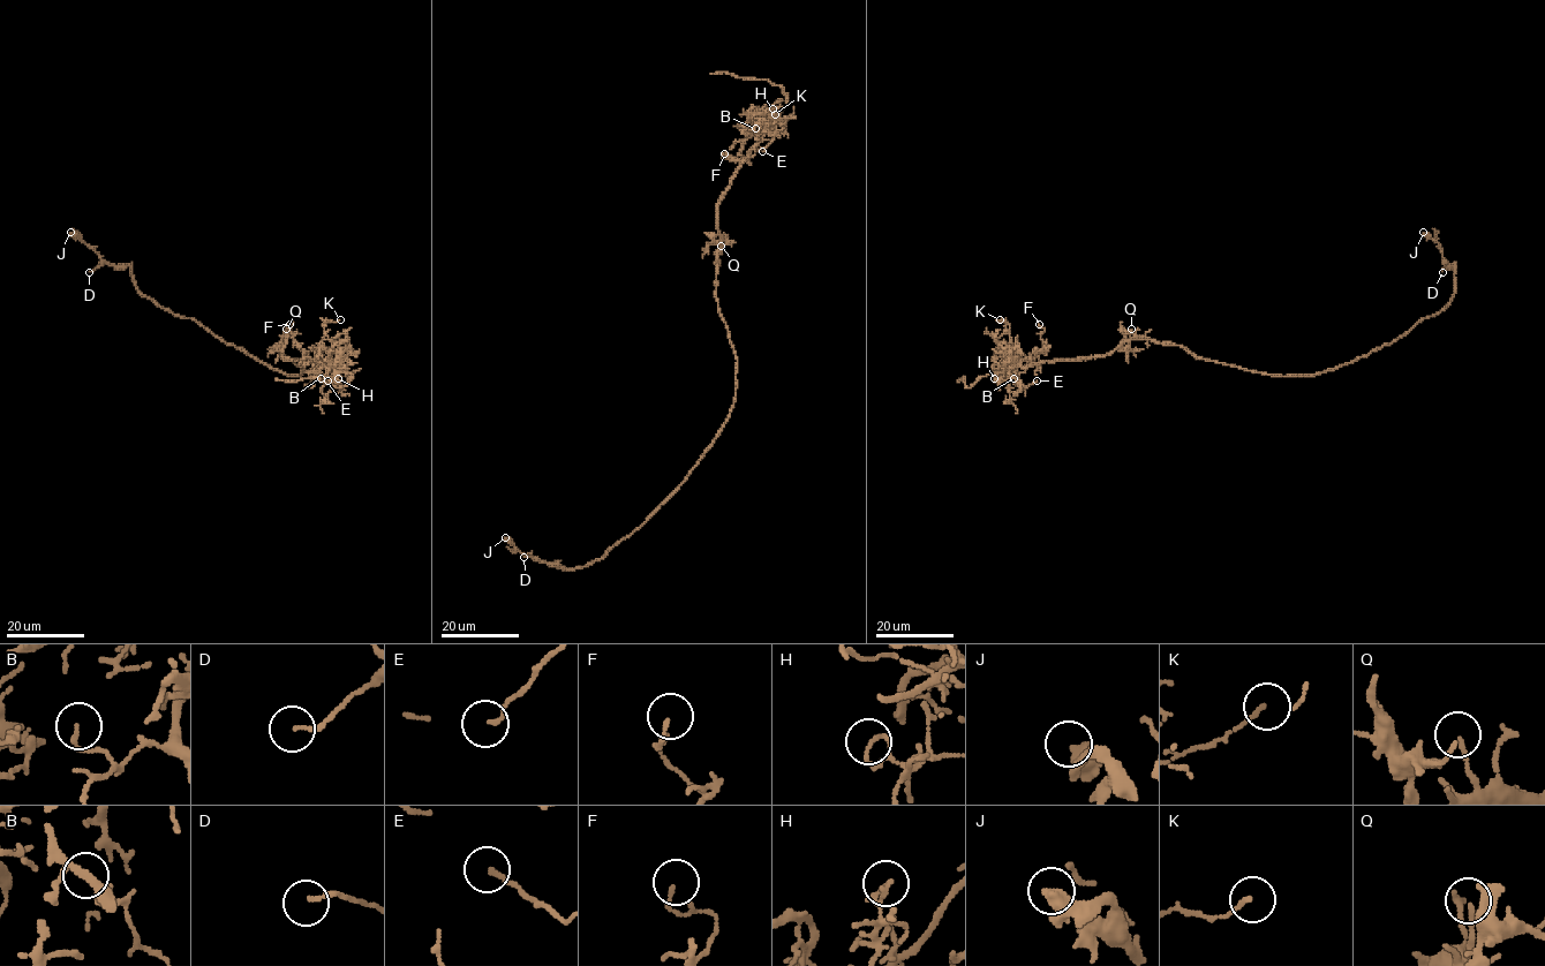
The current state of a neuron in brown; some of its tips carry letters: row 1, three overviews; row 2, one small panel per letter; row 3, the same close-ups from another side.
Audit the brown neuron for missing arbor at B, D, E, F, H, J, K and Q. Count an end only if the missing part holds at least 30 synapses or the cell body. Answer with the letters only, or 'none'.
none

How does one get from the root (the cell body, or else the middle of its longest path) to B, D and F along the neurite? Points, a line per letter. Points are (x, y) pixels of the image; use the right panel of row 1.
B: (1248, 370), (1197, 357), (1178, 346), (1135, 338), (1107, 354), (1014, 365), (1010, 374), (1018, 382), (1014, 378)
D: (1248, 370), (1318, 375), (1389, 345), (1447, 304), (1454, 292), (1454, 268), (1447, 263), (1442, 272)
F: (1248, 370), (1142, 338), (1123, 341), (1107, 354), (1018, 365), (1044, 348), (1044, 329), (1039, 324)

